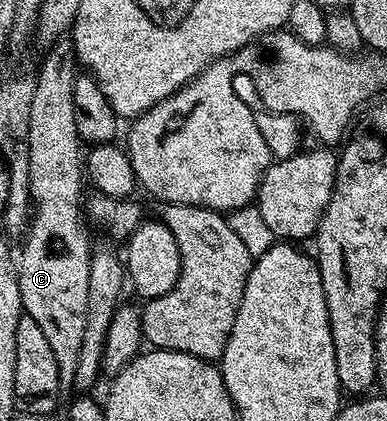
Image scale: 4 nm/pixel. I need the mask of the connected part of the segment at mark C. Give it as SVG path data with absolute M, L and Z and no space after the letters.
M58 39L44 50L45 58L41 61L41 70L35 73L33 83L33 94L31 95L31 115L29 116L29 195L31 198L31 220L27 226L27 232L24 234L25 246L22 247L21 253L16 258L17 278L19 279L19 295L21 296L21 308L24 316L35 319L39 323L39 328L47 339L52 353L55 354L55 363L59 363L62 382L69 383L73 380L75 363L79 360L79 346L83 344L83 327L87 323L87 295L89 294L89 268L91 267L91 244L89 245L89 233L85 230L87 226L87 217L83 212L83 197L81 201L81 181L83 185L83 142L79 131L75 127L75 79L79 72L79 62L77 52L73 50L72 40Z

